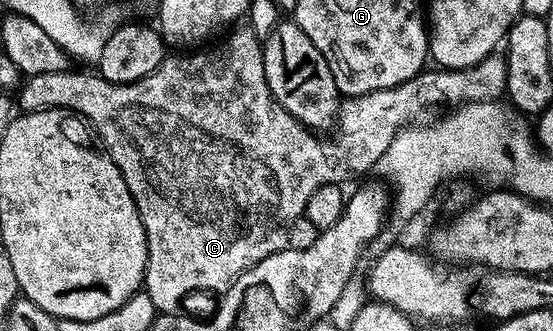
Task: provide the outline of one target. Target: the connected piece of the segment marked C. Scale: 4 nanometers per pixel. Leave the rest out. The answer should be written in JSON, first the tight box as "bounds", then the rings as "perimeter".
{"bounds":[18,26,508,314],"perimeter":[[[251,26],[240,27],[233,27],[219,41],[221,44],[217,48],[205,47],[203,50],[192,50],[187,54],[165,55],[163,62],[153,72],[146,74],[146,78],[142,78],[138,82],[111,84],[109,80],[102,78],[95,71],[75,72],[75,70],[69,70],[58,74],[38,74],[37,76],[27,77],[18,88],[18,95],[20,94],[18,104],[19,107],[21,104],[21,109],[24,112],[37,112],[43,108],[64,108],[68,112],[75,112],[77,116],[87,121],[91,131],[98,137],[104,151],[118,166],[118,170],[138,206],[138,214],[142,218],[142,226],[146,230],[148,257],[146,258],[146,270],[144,271],[142,288],[143,291],[150,294],[150,299],[153,300],[157,313],[160,314],[179,313],[181,311],[180,299],[183,296],[190,295],[191,292],[200,292],[205,288],[208,292],[216,292],[215,294],[223,293],[224,289],[230,287],[236,281],[236,277],[242,275],[247,268],[253,268],[258,262],[262,262],[262,258],[288,247],[288,227],[290,222],[294,222],[294,218],[304,215],[306,202],[310,202],[310,194],[314,194],[314,190],[318,190],[318,186],[326,186],[327,184],[343,185],[344,180],[352,180],[355,176],[362,175],[363,172],[369,171],[371,173],[375,169],[377,162],[382,158],[382,154],[386,154],[390,142],[394,142],[394,138],[401,128],[415,125],[417,123],[415,120],[422,119],[427,112],[437,111],[436,113],[439,113],[444,110],[439,110],[439,108],[444,108],[447,104],[450,106],[449,109],[455,110],[462,104],[500,100],[508,91],[508,62],[503,55],[493,54],[487,56],[482,58],[482,62],[478,62],[469,68],[441,68],[436,66],[433,67],[433,72],[431,70],[422,71],[414,78],[410,78],[393,88],[374,90],[370,94],[362,94],[361,96],[347,97],[341,103],[339,115],[336,117],[334,127],[336,137],[333,140],[324,140],[328,138],[321,138],[311,128],[300,124],[275,100],[274,94],[271,93],[270,86],[266,82],[266,71],[263,69],[261,37],[256,35],[256,31]]]}

